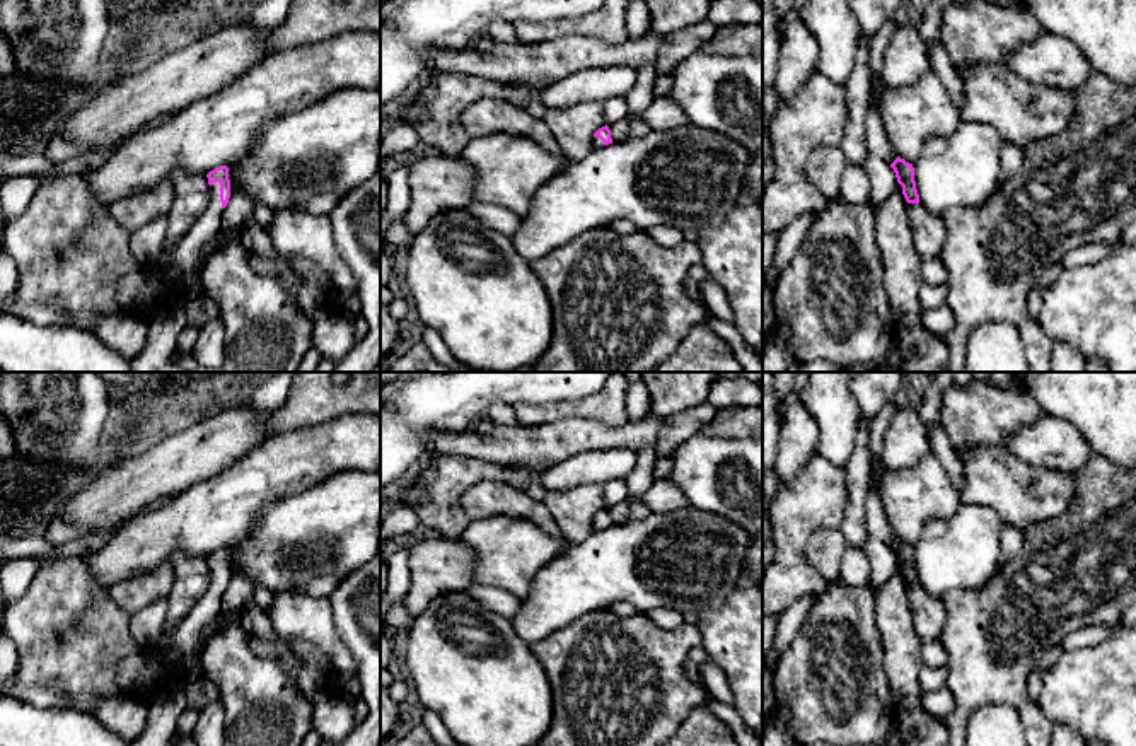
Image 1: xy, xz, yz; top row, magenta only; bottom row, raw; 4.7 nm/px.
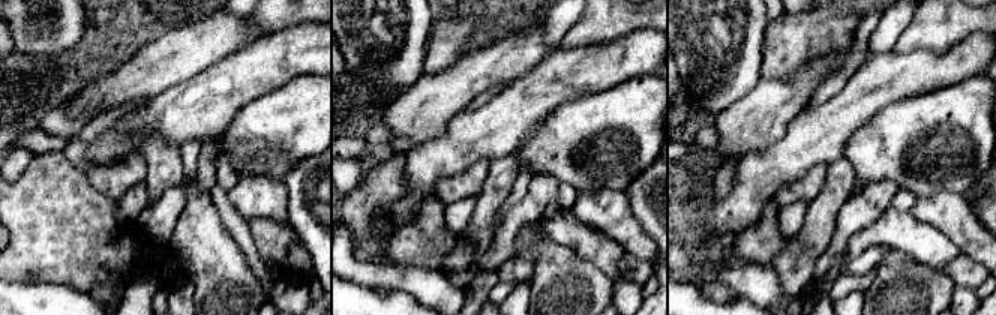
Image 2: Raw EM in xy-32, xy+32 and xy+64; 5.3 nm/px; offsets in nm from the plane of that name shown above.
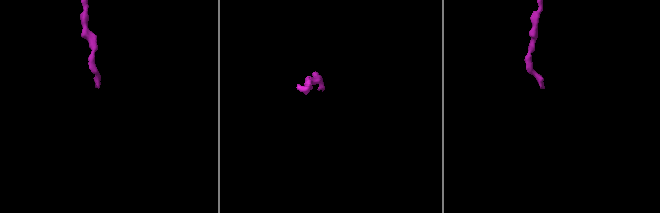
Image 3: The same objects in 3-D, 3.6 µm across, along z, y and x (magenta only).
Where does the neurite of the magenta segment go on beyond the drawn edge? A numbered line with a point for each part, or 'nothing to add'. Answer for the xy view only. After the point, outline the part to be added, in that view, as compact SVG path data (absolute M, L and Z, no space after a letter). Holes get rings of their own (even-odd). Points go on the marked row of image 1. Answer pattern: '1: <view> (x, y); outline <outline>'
1: xy (186, 253); outline M220 183L210 186L208 208L191 225L188 234L172 248L171 259L181 275L194 271L205 244L218 232L222 224Z

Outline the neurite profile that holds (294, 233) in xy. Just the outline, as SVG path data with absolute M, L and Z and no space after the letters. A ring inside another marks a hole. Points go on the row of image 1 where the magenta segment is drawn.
M304 210L275 212L268 234L285 259L302 256L314 261L327 271L336 288L356 294L355 275L334 244L329 215Z

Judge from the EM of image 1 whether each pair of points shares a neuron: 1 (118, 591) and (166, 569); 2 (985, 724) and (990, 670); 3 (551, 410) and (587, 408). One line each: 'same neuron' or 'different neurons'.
1: same neuron
2: different neurons
3: same neuron

